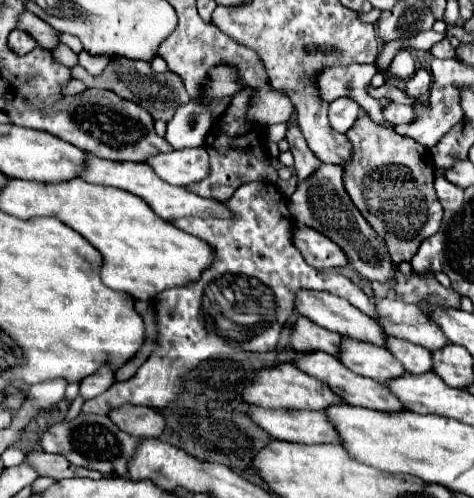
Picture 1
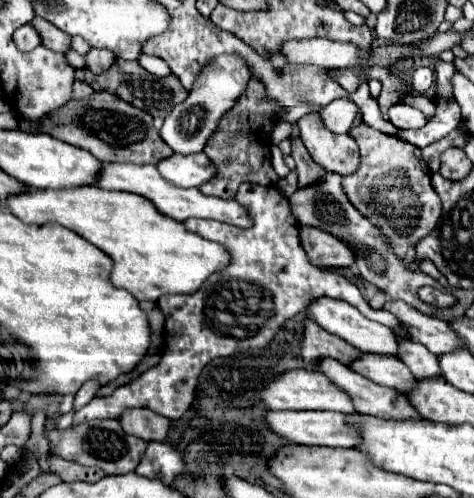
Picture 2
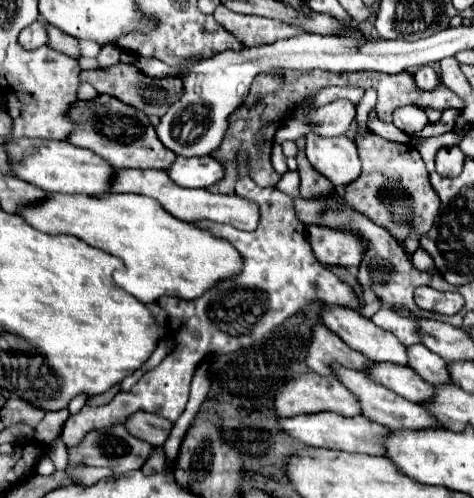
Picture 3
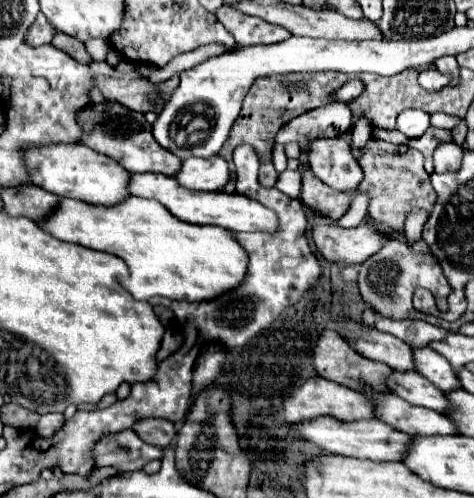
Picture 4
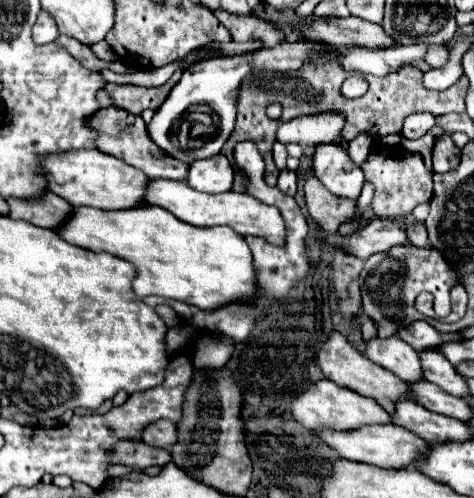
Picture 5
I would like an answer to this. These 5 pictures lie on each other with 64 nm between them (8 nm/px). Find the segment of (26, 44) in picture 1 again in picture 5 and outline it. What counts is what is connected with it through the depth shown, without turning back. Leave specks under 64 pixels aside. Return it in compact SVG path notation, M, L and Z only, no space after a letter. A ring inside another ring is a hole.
M40 12L34 28L32 28L32 36L36 44L48 44L54 42L58 38L58 28L56 24L52 24L52 18L48 18L48 12Z

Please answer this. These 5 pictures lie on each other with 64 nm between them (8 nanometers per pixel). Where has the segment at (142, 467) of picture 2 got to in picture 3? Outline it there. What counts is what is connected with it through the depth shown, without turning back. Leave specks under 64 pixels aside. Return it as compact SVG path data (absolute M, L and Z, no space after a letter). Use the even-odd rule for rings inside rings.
M154 448L152 456L146 460L142 472L144 474L156 474L156 472L166 472L166 458L164 458L164 452L160 448Z

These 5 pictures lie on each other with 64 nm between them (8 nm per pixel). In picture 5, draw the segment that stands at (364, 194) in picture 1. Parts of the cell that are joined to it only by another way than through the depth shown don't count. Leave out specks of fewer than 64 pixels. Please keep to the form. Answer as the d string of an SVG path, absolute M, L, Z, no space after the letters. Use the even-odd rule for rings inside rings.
M400 146L376 148L362 164L362 170L366 180L374 184L372 210L378 216L402 218L404 214L410 214L418 204L430 202L432 198L432 172L424 166L420 154L410 154Z

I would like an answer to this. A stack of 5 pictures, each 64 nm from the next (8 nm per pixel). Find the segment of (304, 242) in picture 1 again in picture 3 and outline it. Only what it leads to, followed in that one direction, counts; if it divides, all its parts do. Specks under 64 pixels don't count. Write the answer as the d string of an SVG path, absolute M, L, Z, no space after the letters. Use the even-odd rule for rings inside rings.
M308 226L308 242L320 264L326 266L358 266L364 252L366 240L352 230Z

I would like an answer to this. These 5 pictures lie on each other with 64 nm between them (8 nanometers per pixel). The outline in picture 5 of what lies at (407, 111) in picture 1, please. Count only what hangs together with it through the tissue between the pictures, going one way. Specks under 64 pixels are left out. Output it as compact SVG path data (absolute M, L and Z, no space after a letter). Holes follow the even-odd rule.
M422 112L422 114L412 114L404 120L404 128L402 128L402 136L416 140L422 138L426 132L430 132L436 126L436 116Z

